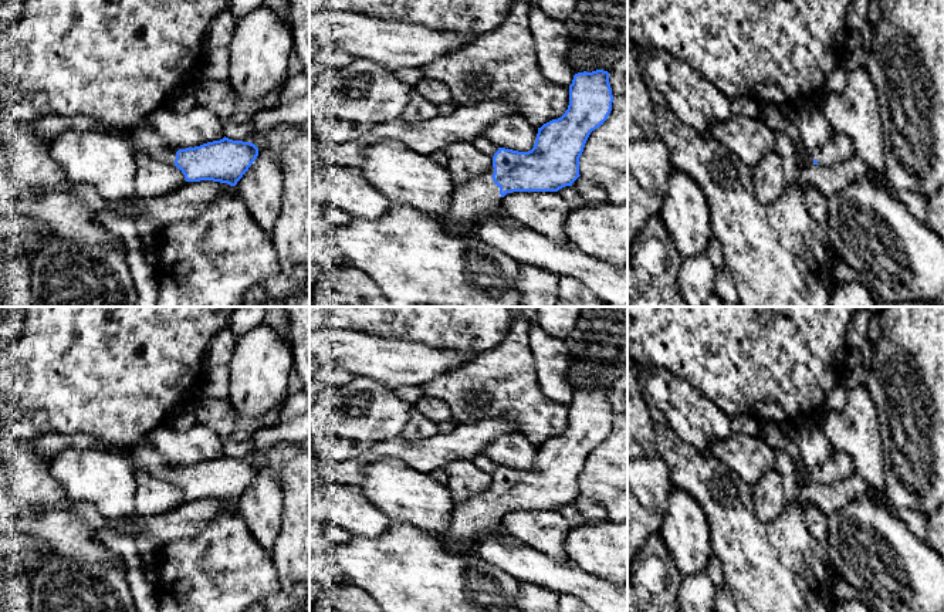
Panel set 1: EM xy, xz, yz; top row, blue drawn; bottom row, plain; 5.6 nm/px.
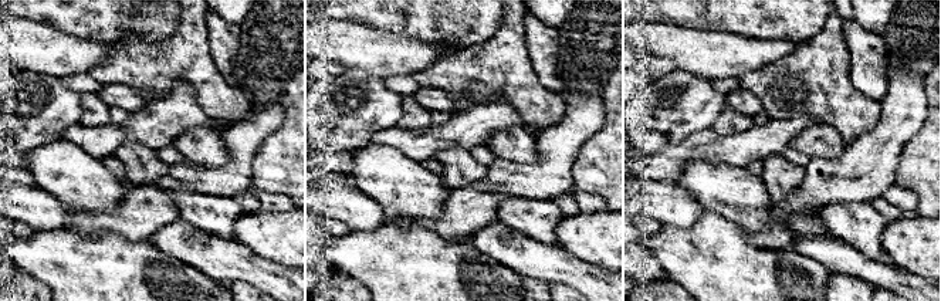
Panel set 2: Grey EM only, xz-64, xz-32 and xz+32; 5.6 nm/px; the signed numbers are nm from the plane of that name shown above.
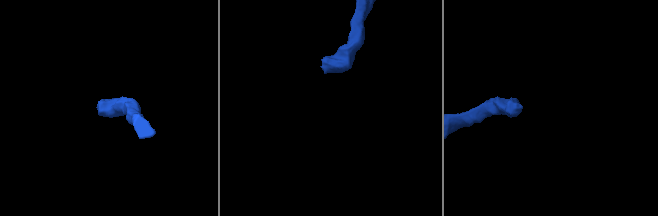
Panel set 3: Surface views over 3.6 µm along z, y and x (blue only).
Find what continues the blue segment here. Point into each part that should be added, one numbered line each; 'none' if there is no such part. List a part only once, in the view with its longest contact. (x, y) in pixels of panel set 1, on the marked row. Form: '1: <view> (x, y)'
1: xz (472, 202)

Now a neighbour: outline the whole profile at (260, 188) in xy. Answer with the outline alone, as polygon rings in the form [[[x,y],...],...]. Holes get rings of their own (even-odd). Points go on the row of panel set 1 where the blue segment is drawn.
[[[260,138],[258,156],[234,186],[234,193],[246,203],[254,222],[271,234],[281,209],[284,175],[281,162],[264,143]]]

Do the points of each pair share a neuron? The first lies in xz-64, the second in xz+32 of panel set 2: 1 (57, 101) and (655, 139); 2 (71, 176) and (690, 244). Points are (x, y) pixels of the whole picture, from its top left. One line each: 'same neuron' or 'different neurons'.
1: same neuron
2: different neurons

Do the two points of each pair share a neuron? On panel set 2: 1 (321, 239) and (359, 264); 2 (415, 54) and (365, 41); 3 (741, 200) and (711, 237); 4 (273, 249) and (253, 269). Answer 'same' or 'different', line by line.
1: different
2: same
3: different
4: different

